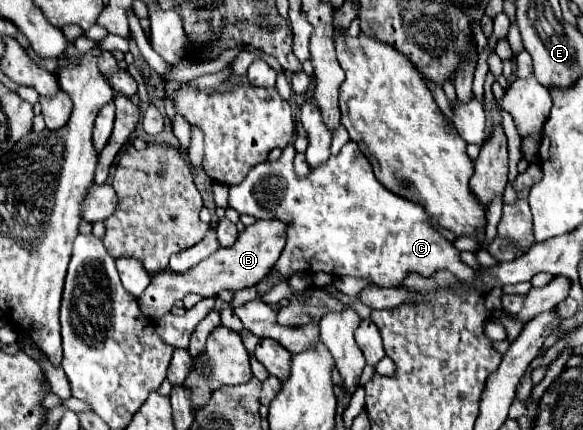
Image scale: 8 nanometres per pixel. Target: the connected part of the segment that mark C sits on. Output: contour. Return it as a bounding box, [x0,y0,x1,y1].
[228,141,484,292]

